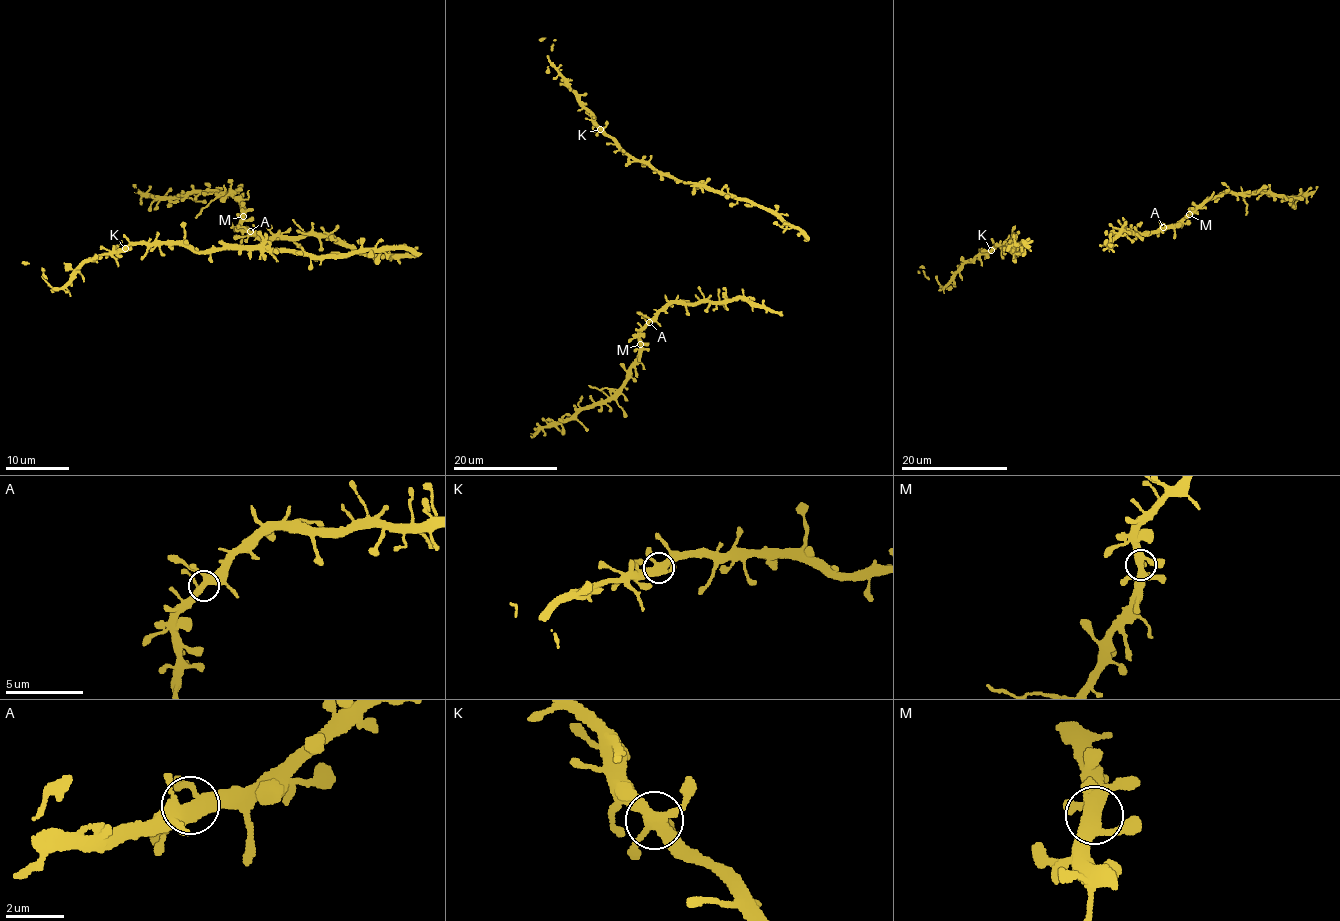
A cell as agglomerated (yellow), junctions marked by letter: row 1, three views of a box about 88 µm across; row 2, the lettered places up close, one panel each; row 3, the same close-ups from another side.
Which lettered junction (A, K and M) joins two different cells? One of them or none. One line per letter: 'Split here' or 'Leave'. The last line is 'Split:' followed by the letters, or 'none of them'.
A: Leave
K: Leave
M: Leave
Split: none of them

